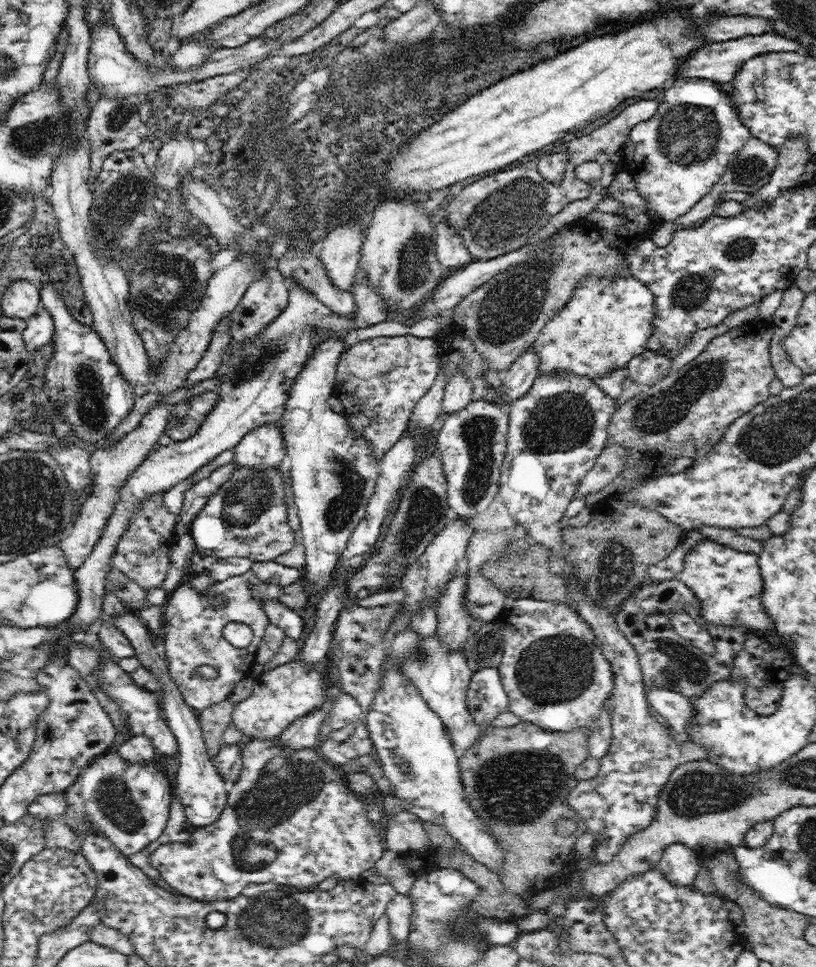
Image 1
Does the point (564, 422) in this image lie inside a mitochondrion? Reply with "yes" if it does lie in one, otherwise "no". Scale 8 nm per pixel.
yes

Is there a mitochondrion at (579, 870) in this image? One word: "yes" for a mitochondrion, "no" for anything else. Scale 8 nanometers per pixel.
no

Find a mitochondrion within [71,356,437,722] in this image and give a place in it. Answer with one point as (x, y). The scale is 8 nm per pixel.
(249, 496)

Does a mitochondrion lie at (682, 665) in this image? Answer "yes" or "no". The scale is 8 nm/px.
yes

